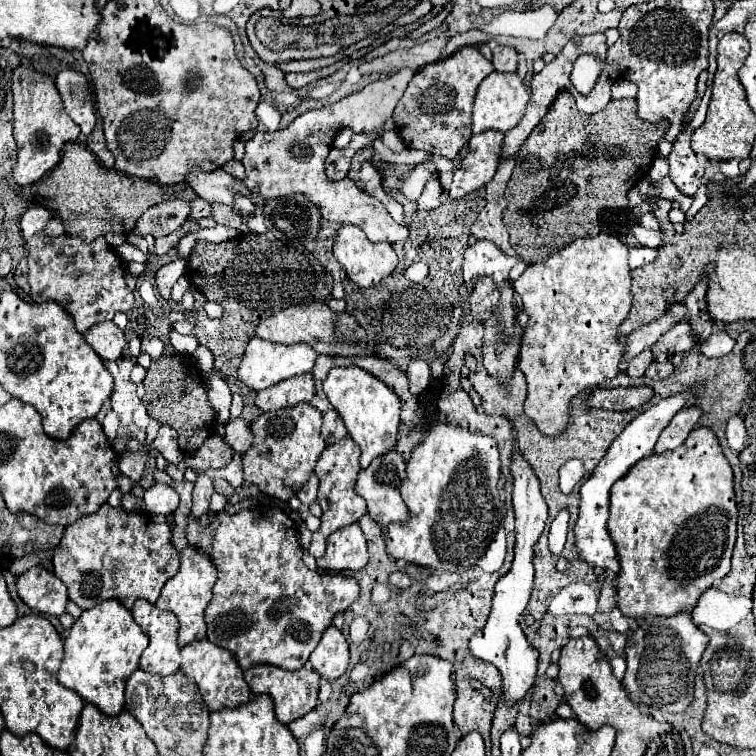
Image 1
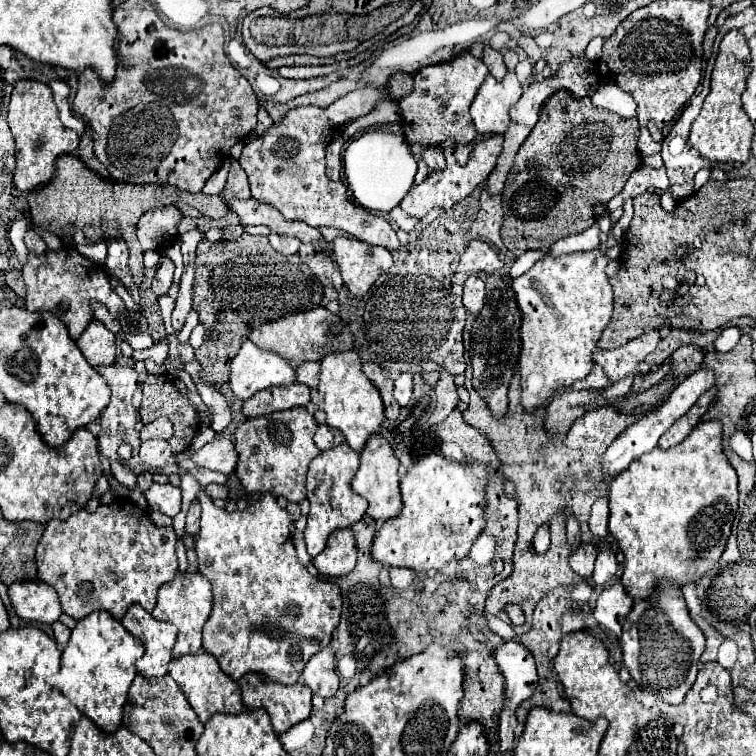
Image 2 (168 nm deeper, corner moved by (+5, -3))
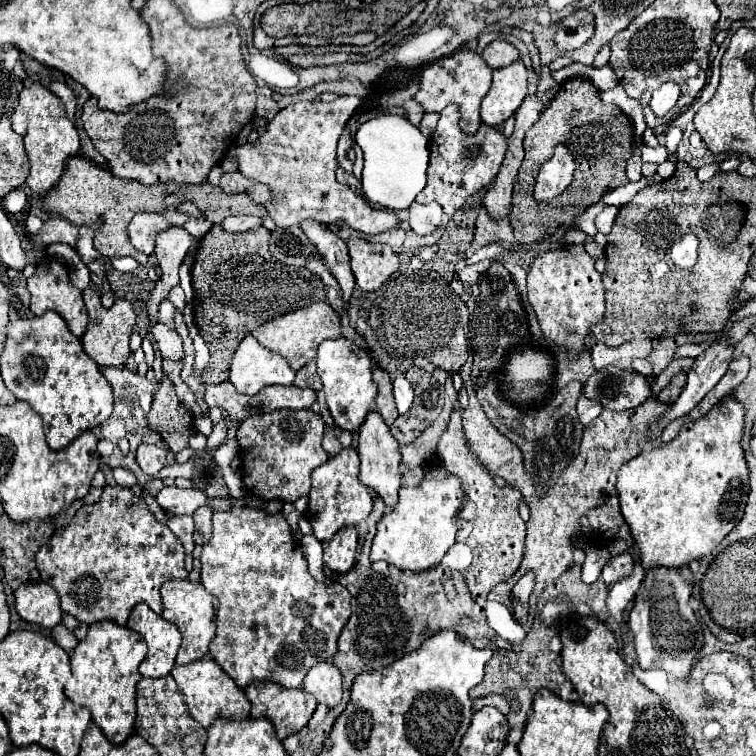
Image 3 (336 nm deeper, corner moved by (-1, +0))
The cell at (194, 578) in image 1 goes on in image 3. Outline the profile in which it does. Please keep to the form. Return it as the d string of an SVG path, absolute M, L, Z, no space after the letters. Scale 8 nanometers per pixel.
M167 581L161 587L163 597L163 613L161 617L177 625L177 629L183 633L183 643L177 653L177 665L187 665L193 661L203 659L209 653L209 643L215 637L215 613L219 607L217 597L209 595L201 583L193 581Z

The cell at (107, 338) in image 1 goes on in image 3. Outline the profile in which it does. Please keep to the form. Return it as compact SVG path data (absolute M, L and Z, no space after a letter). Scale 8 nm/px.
M85 289L83 291L83 299L85 299L85 307L89 311L89 325L87 325L85 335L81 337L85 353L101 367L125 365L125 361L131 355L129 337L131 337L133 325L135 325L135 311L133 311L133 307L129 303L125 303L127 299L115 299L115 303L111 307L103 307L101 297L93 289Z

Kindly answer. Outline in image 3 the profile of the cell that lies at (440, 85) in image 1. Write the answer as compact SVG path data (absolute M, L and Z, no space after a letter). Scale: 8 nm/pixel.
M461 49L449 57L443 57L429 65L421 75L421 91L415 95L415 101L419 101L425 111L443 111L445 105L457 103L461 107L461 129L465 133L475 133L481 125L479 109L481 99L487 95L491 87L491 73L493 69L471 49Z

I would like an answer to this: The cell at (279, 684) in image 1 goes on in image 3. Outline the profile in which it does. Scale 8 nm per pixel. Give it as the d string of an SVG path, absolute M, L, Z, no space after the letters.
M253 681L251 685L245 687L245 695L251 701L251 717L253 719L267 717L275 725L277 737L281 741L289 735L299 733L309 723L315 707L317 707L315 697L307 695L301 687L299 689L287 689L287 687L281 687L277 683L271 683L271 681Z

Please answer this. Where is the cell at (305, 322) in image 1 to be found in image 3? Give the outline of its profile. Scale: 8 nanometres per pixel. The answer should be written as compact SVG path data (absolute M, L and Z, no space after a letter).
M315 303L315 305L309 305L309 307L301 307L297 311L291 311L287 315L281 315L281 317L277 317L273 321L267 321L261 327L257 327L251 335L263 347L267 347L273 353L279 353L281 357L285 357L293 371L299 371L305 363L315 359L317 347L319 347L321 341L341 337L341 323L339 323L337 311L331 305Z

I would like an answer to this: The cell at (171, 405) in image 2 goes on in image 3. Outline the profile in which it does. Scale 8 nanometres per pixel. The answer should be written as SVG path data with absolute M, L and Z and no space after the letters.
M167 377L159 383L147 419L149 429L159 433L173 453L187 447L189 435L193 433L193 417L179 403L175 389Z

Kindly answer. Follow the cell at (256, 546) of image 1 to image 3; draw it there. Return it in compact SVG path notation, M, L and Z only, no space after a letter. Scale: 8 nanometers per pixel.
M233 507L229 511L215 511L213 513L213 537L207 545L203 545L203 553L201 553L201 583L203 587L215 595L219 599L219 611L217 611L217 635L211 641L211 657L217 665L221 665L221 669L241 687L245 689L251 681L275 681L283 687L301 687L305 673L321 663L321 661L331 661L333 655L337 653L337 637L341 633L341 629L345 627L349 615L351 615L351 595L349 591L339 585L339 583L317 583L309 571L307 571L307 561L301 553L301 547L293 541L291 529L287 525L287 521L283 519L281 513L277 515L267 515L265 511L257 511L257 509L249 509L249 507Z

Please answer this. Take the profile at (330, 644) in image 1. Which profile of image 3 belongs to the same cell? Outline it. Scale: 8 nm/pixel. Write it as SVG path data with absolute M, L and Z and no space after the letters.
M327 661L317 663L307 671L303 689L311 693L317 699L317 703L323 703L327 707L337 707L343 695L341 673L333 663L327 663Z

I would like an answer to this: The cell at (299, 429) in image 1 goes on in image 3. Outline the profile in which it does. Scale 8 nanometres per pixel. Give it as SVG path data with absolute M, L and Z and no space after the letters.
M279 409L247 417L237 429L245 487L265 501L279 499L293 503L299 497L309 495L313 469L329 459L329 455L321 449L323 435L325 423L311 409Z

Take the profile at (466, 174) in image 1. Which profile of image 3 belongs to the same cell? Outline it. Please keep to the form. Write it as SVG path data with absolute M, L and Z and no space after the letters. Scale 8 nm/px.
M455 103L447 105L441 111L437 129L429 139L431 161L429 161L429 169L427 169L427 185L415 199L421 205L437 201L439 205L443 205L443 211L449 217L453 217L455 211L461 209L461 205L465 203L465 199L469 195L487 187L495 179L495 175L499 173L501 161L505 157L505 151L507 151L507 139L501 131L481 123L477 133L467 135L459 129L459 117L461 117L459 105L455 105Z

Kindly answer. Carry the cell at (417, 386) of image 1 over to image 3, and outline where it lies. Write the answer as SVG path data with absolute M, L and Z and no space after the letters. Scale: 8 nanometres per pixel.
M397 375L393 379L393 395L395 395L395 403L397 403L399 415L407 413L409 407L411 407L411 403L413 403L413 387L405 379L405 375Z

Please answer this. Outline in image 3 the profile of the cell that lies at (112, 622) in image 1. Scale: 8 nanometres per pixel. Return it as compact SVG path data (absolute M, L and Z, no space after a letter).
M99 621L89 627L87 637L75 647L71 657L73 677L65 685L65 695L91 711L91 723L97 725L111 743L125 743L133 735L135 723L135 685L139 683L139 665L147 655L147 643L135 631L113 621Z

